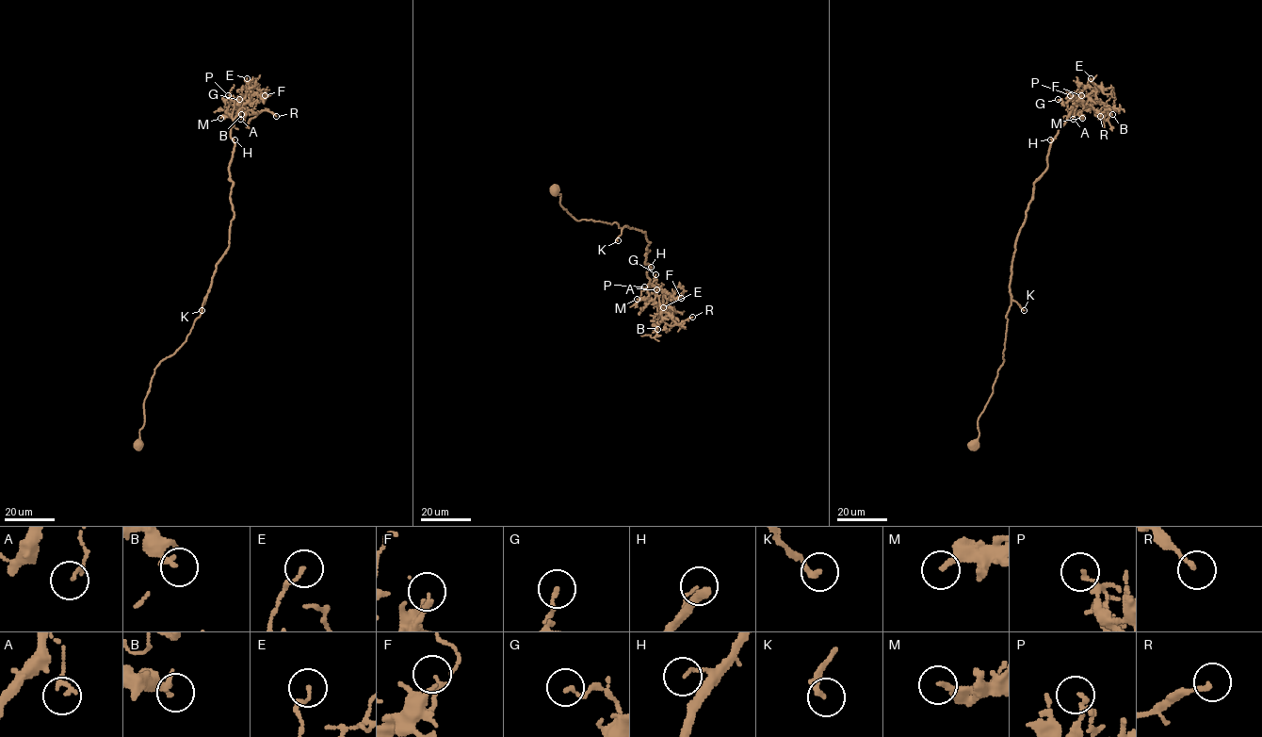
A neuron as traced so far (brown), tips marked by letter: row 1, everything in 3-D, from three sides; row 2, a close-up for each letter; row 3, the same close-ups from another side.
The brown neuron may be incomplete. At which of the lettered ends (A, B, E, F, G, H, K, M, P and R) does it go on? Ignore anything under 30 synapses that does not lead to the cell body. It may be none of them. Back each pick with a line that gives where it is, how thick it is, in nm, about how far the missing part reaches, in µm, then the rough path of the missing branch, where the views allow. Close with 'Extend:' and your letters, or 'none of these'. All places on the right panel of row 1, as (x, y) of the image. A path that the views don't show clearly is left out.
K: place (1024, 310); calibre 240 nm; missing 90 µm; course (1024, 310), (1035, 289), (1032, 270), (1040, 206), (1049, 198), (1059, 172), (1051, 169), (1038, 174), (1031, 153)
Extend: K

